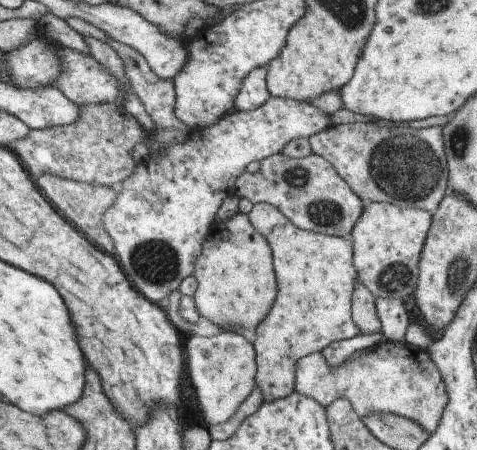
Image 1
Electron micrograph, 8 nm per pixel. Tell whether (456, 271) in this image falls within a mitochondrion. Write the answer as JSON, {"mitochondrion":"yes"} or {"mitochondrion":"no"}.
{"mitochondrion":"yes"}

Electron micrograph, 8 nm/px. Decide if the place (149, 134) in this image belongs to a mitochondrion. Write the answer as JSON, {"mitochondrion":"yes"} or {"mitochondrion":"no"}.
{"mitochondrion":"no"}

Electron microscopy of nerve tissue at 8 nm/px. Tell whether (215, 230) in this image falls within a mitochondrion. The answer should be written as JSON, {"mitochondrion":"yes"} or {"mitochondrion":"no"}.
{"mitochondrion":"no"}

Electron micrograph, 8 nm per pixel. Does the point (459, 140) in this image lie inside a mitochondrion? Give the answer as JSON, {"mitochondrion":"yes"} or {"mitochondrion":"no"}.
{"mitochondrion":"yes"}

